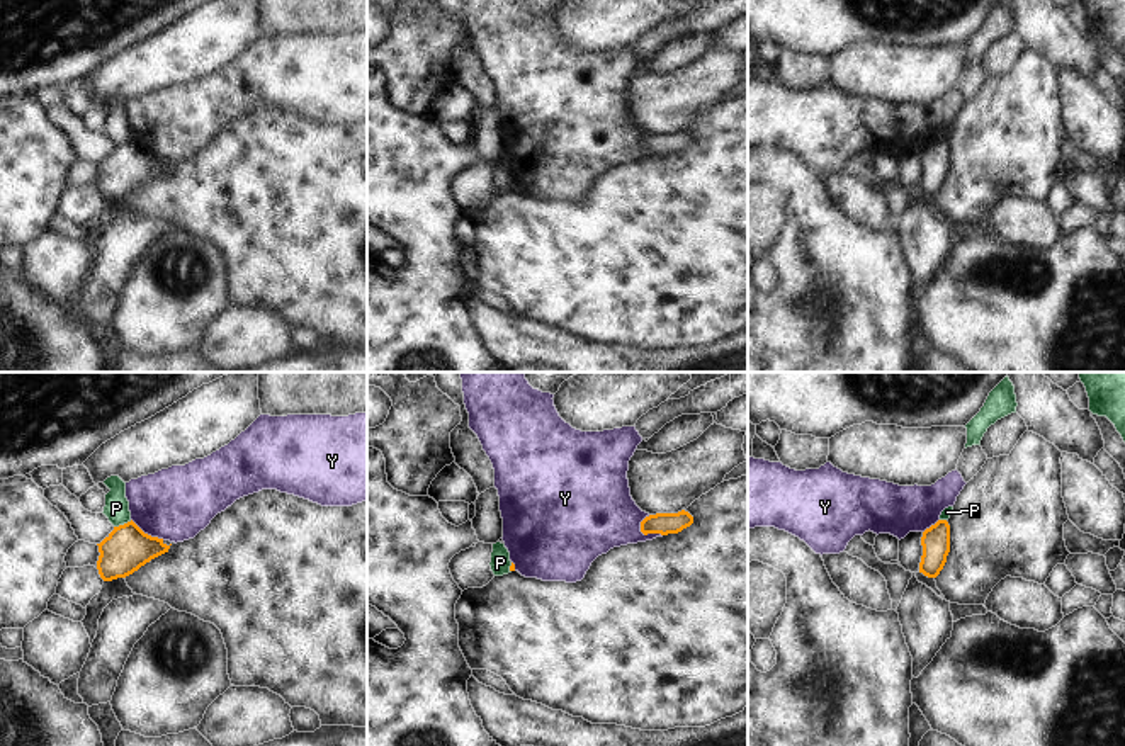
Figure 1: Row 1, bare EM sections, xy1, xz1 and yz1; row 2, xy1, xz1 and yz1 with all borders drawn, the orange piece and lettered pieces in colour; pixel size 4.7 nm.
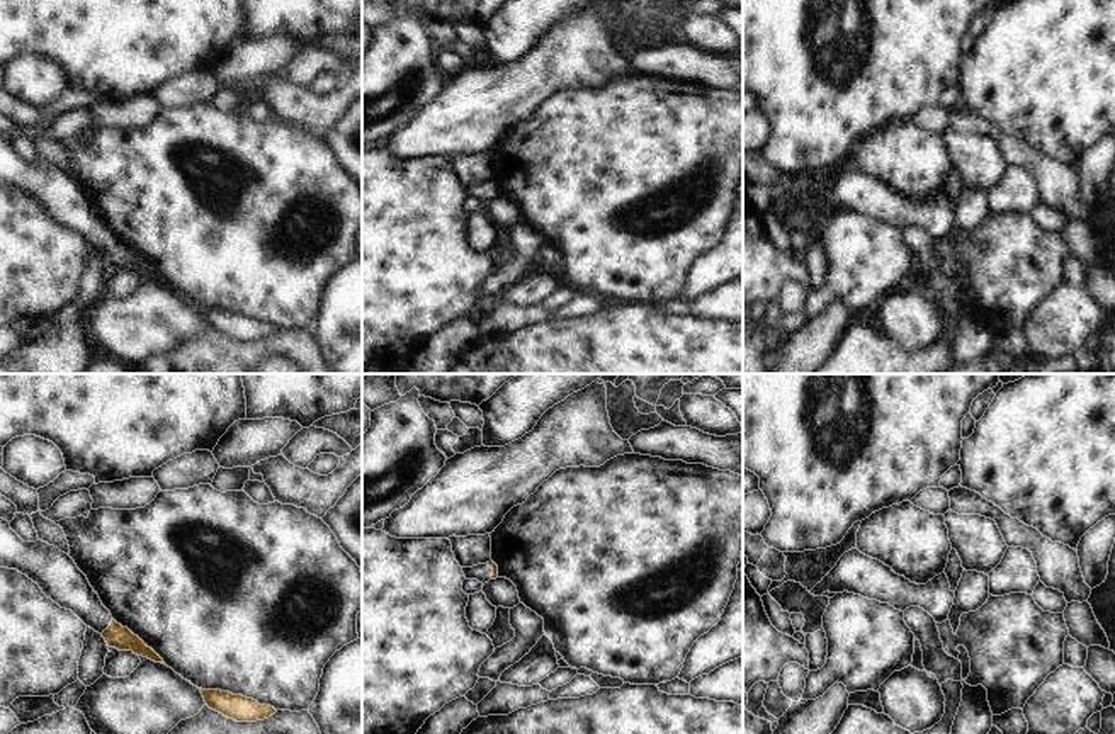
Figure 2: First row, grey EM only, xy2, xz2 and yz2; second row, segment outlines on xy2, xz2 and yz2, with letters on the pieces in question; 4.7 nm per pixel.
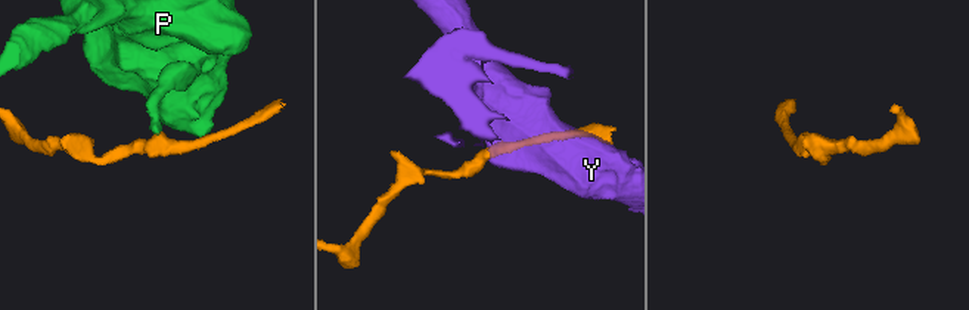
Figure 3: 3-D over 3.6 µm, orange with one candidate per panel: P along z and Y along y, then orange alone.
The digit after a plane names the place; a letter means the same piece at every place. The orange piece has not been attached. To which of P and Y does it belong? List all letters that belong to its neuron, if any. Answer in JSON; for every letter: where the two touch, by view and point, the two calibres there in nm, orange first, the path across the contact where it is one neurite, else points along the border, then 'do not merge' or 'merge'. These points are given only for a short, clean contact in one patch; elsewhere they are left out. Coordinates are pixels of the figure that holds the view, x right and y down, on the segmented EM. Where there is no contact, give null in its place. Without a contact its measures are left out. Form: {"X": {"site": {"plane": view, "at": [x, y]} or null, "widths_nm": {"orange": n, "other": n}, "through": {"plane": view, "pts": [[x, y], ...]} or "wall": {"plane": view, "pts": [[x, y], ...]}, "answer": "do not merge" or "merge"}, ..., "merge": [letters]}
{"P": {"site": {"plane": "xy1", "at": [124, 524]}, "widths_nm": {"orange": 220, "other": 120}, "wall": {"plane": "xy1", "pts": [[131, 520], [114, 527]]}, "answer": "do not merge"}, "Y": {"site": {"plane": "xz1", "at": [648, 532]}, "widths_nm": {"orange": 100, "other": 360}, "answer": "do not merge"}, "merge": []}

